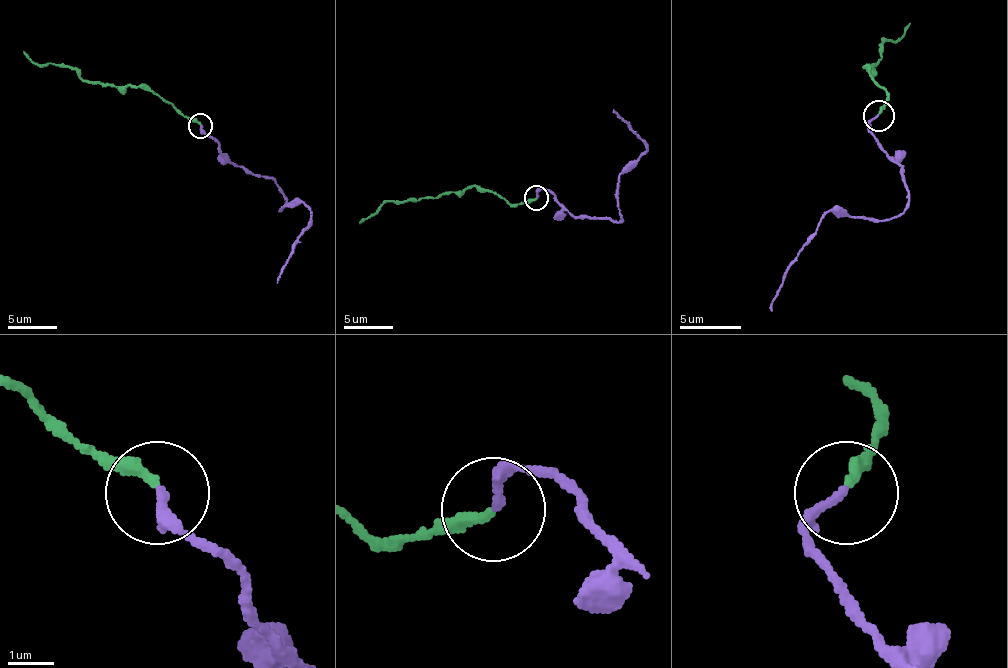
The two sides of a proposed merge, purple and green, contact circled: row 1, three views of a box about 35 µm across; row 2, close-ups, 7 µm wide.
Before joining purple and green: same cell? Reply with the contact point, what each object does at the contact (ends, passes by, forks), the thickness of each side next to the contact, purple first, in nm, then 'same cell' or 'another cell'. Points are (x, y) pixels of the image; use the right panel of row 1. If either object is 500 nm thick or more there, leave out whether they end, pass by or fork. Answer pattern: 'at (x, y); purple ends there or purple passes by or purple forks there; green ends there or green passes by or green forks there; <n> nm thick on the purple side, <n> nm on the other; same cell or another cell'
at (878, 115); purple ends there; green ends there; 190 nm thick on the purple side, 240 nm on the other; same cell

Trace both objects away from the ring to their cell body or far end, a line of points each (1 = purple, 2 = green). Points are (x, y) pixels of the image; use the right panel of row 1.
1: (879, 116), (873, 116), (867, 128), (900, 165), (907, 208), (888, 220), (830, 211), (788, 269), (769, 311)
2: (879, 113), (885, 92), (864, 67), (879, 61), (882, 40), (897, 40), (910, 22)

